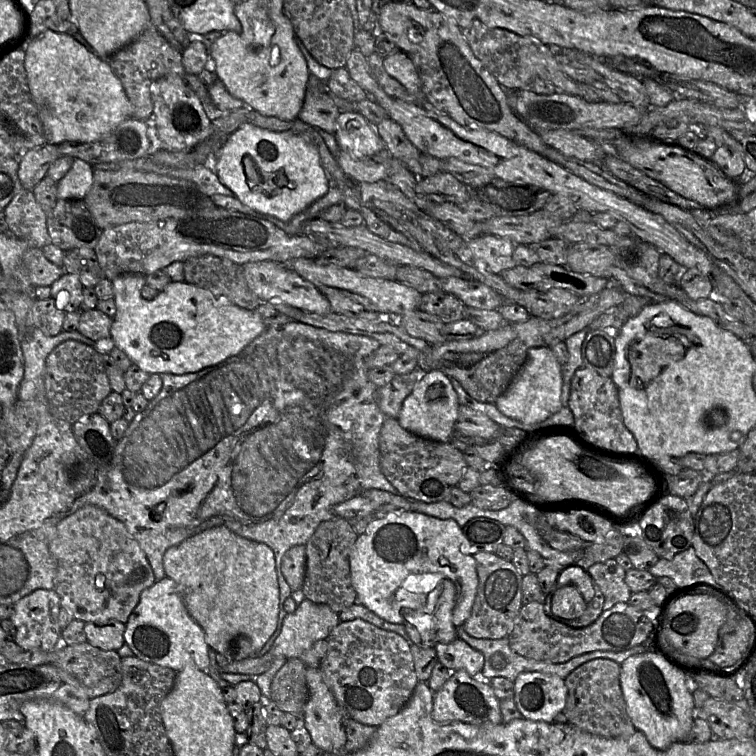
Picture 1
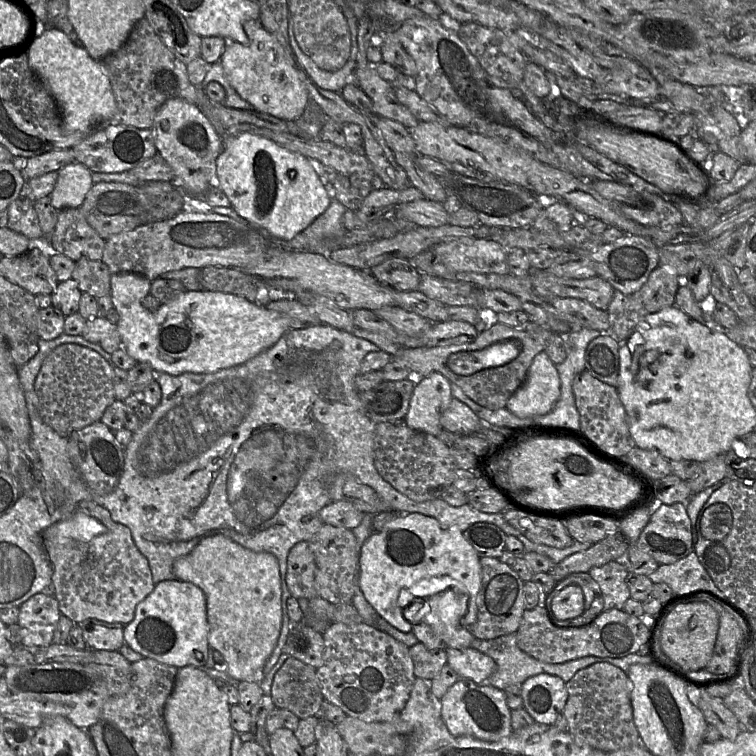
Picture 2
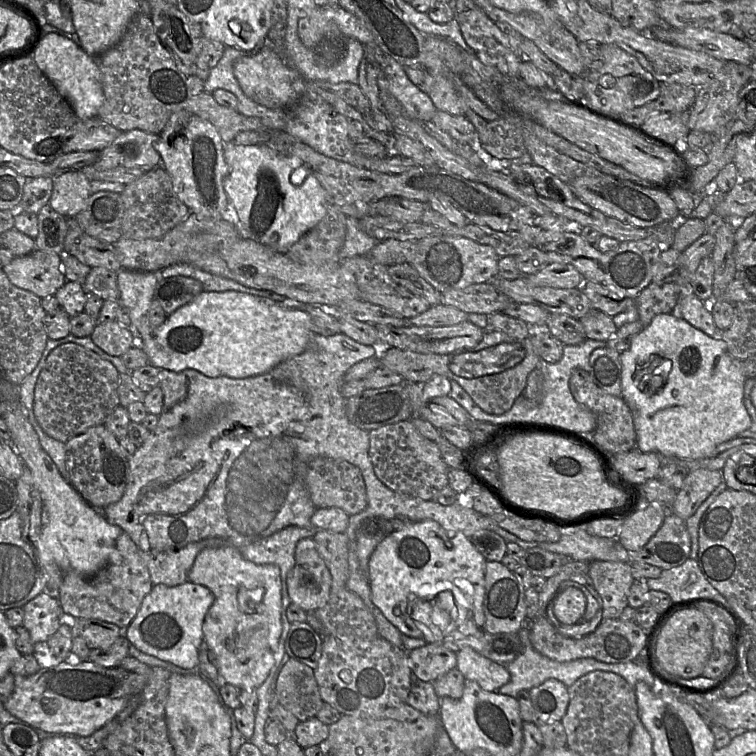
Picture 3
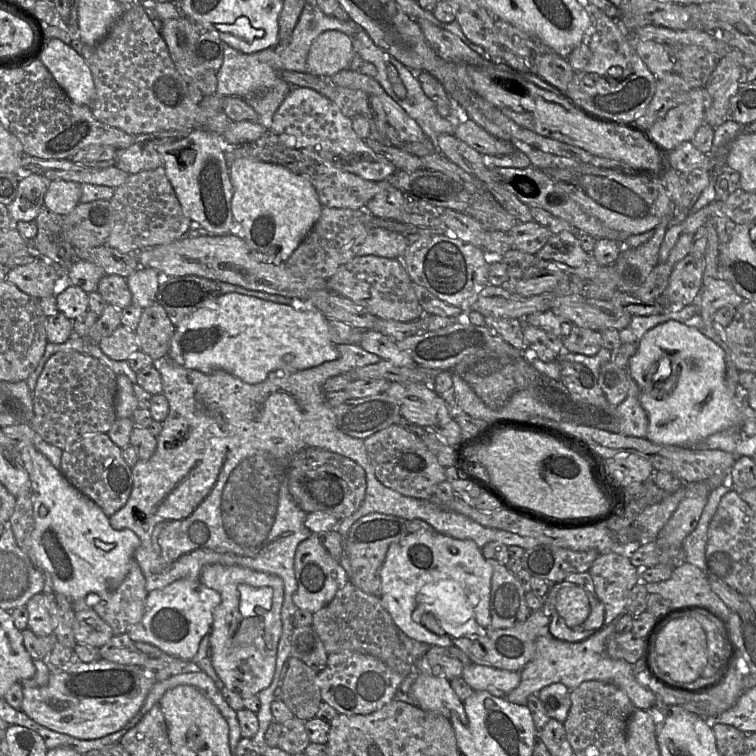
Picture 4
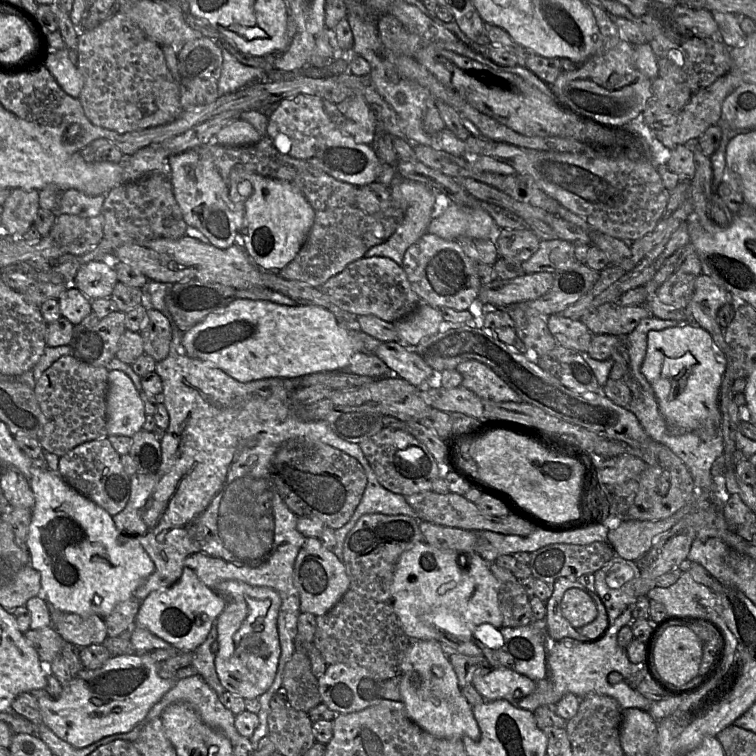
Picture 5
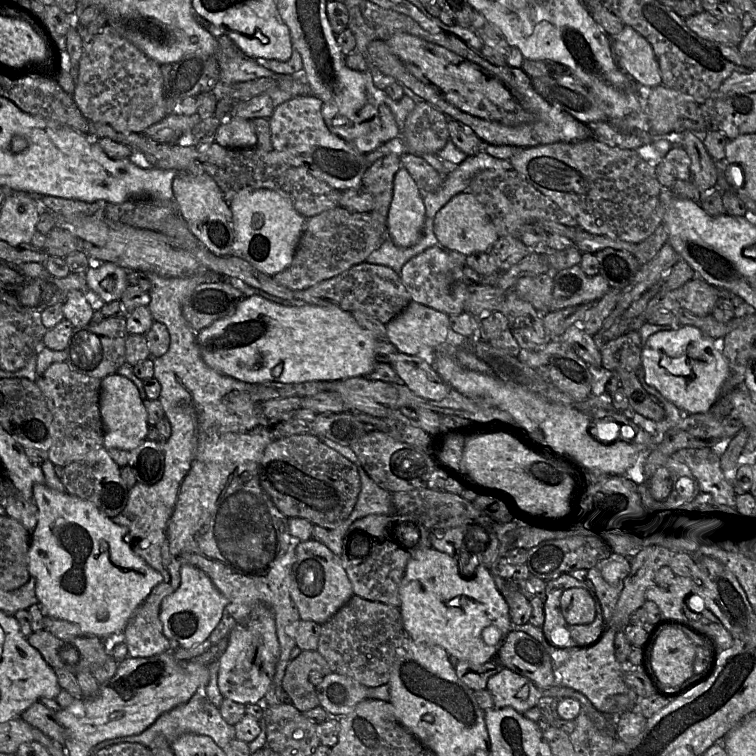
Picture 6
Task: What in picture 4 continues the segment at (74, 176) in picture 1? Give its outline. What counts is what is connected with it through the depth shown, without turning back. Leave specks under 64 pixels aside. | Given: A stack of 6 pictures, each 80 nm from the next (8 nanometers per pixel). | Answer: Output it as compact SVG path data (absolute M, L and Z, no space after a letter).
M61 179L49 181L44 196L44 205L50 210L65 216L79 203L82 194L81 184Z

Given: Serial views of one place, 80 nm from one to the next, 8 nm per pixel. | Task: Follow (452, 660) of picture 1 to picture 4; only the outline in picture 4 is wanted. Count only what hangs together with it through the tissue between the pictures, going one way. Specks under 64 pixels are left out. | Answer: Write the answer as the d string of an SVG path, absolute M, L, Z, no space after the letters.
M473 662L465 666L462 677L474 691L487 691L503 698L518 687L521 680L518 671L493 668Z

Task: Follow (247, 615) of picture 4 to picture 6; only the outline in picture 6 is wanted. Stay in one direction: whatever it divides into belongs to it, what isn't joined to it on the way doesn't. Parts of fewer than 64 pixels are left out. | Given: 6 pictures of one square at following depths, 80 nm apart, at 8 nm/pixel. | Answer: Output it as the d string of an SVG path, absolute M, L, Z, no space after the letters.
M266 605L256 606L245 623L238 623L228 635L228 645L219 658L218 686L224 698L242 704L256 704L265 698L276 672L280 647L275 619Z

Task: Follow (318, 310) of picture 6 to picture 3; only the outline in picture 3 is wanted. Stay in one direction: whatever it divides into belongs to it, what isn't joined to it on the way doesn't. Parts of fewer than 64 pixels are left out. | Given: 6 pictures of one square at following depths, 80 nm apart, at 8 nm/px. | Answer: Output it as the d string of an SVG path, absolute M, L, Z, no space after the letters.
M203 291L191 302L178 308L175 312L168 315L166 321L161 326L156 328L147 337L147 339L140 339L137 342L147 354L149 364L157 367L158 369L166 369L174 372L181 372L187 369L193 369L208 377L227 376L232 378L248 378L264 374L284 360L302 353L309 345L311 337L314 333L315 332L312 328L312 321L309 315L303 310L287 308L273 302L269 298L249 295L238 291Z

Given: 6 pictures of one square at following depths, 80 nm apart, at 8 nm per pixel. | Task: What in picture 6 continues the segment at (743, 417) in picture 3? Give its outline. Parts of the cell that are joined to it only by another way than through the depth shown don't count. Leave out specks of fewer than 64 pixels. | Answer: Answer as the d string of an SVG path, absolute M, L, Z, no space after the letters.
M690 325L652 334L641 350L645 382L687 414L709 412L729 377L728 360L719 341Z

